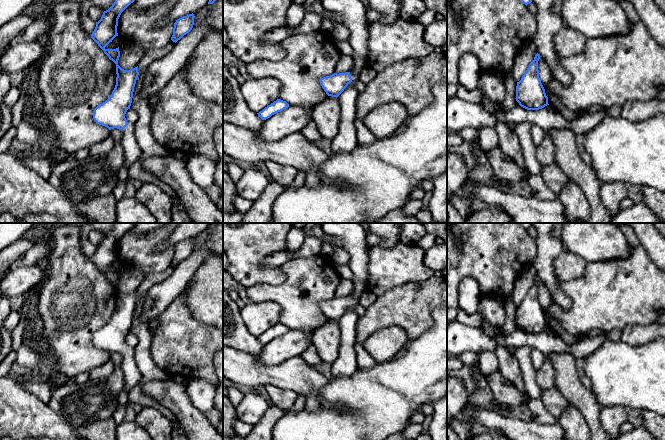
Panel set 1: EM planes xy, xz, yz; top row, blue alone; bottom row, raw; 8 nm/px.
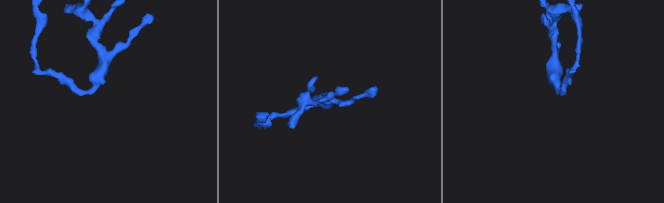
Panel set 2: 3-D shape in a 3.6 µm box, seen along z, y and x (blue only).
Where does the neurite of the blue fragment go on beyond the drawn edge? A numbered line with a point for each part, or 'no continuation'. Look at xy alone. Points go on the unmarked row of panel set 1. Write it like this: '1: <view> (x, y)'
1: xy (132, 376)

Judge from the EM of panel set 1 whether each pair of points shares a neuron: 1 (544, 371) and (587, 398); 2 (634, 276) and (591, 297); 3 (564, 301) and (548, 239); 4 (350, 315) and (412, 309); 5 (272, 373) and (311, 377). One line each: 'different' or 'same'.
1: different
2: same
3: same
4: different
5: same

